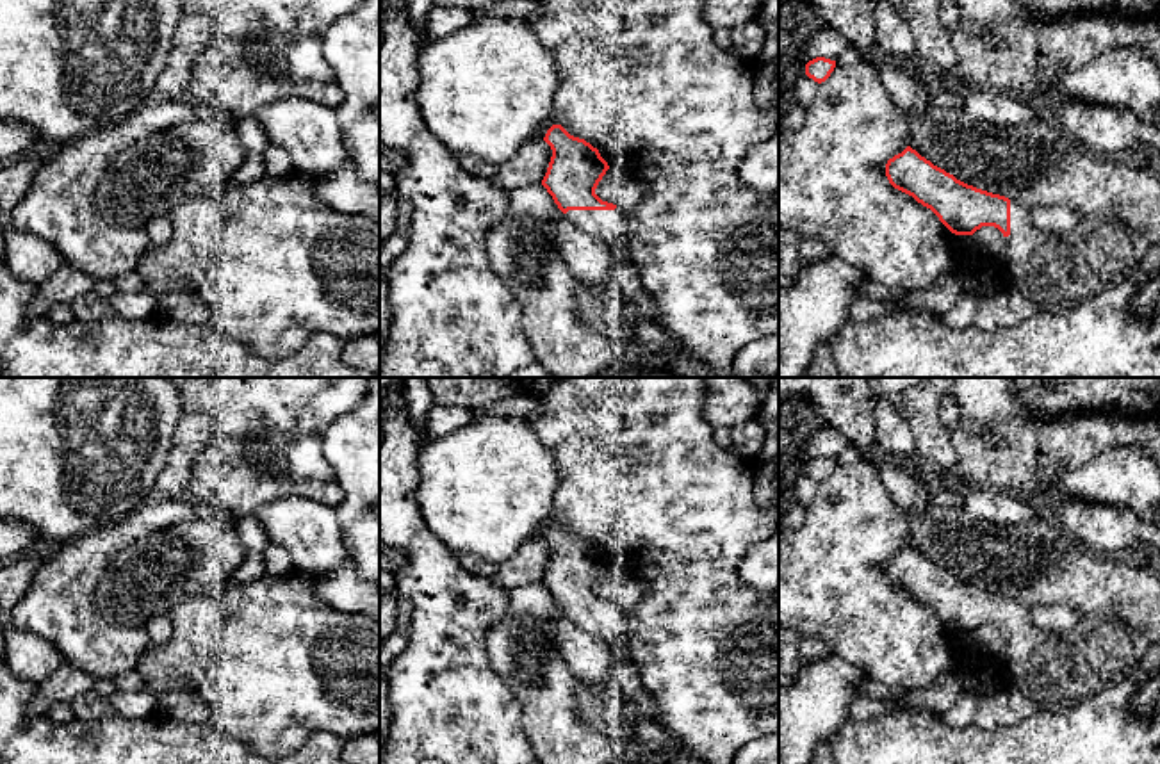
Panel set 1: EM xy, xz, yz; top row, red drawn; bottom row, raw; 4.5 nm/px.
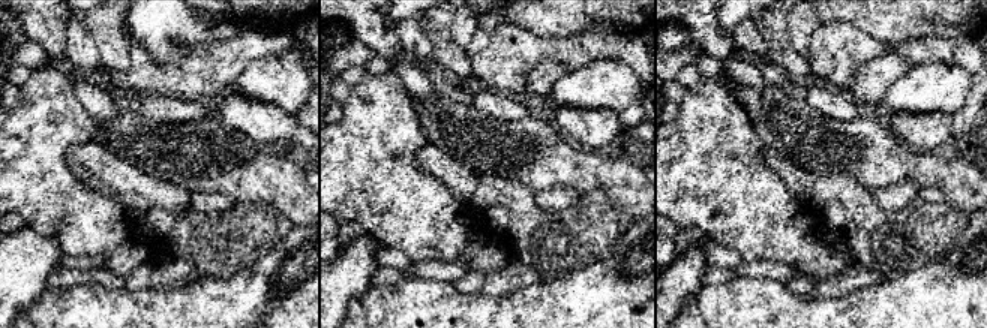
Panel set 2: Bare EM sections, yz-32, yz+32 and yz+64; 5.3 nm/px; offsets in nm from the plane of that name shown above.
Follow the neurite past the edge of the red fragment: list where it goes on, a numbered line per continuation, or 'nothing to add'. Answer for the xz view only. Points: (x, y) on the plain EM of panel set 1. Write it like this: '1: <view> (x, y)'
1: xz (606, 625)

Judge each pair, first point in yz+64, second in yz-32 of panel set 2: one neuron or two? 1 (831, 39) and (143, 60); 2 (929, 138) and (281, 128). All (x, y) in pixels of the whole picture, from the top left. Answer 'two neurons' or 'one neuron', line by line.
1: one neuron
2: one neuron

